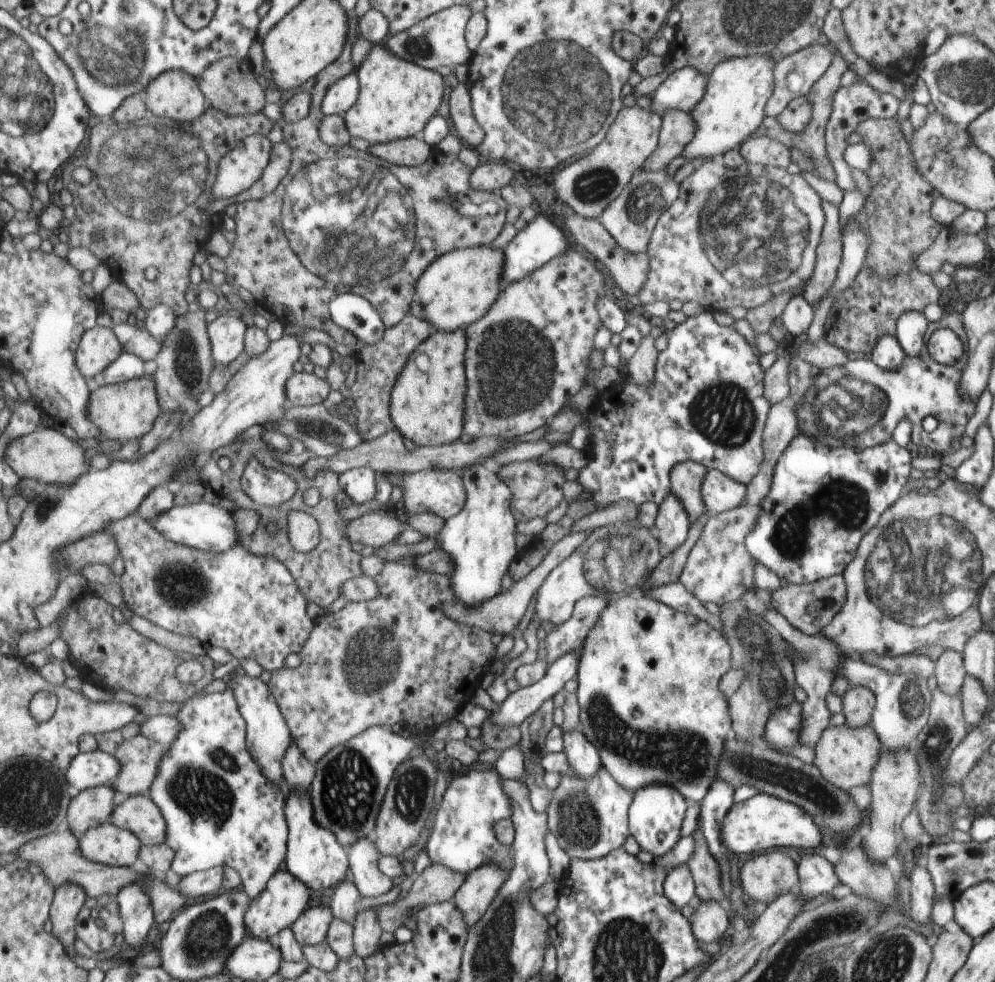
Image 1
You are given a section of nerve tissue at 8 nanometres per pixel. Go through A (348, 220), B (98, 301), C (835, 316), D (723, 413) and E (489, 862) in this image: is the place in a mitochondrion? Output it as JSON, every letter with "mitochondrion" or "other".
{"A":"mitochondrion","B":"other","C":"other","D":"mitochondrion","E":"other"}

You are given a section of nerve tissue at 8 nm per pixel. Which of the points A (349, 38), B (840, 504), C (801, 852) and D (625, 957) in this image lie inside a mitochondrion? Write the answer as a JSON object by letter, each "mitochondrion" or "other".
{"A":"other","B":"mitochondrion","C":"other","D":"mitochondrion"}

